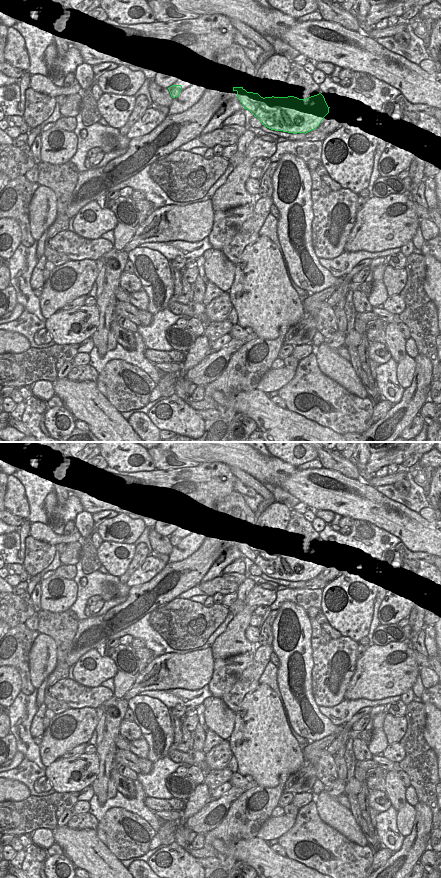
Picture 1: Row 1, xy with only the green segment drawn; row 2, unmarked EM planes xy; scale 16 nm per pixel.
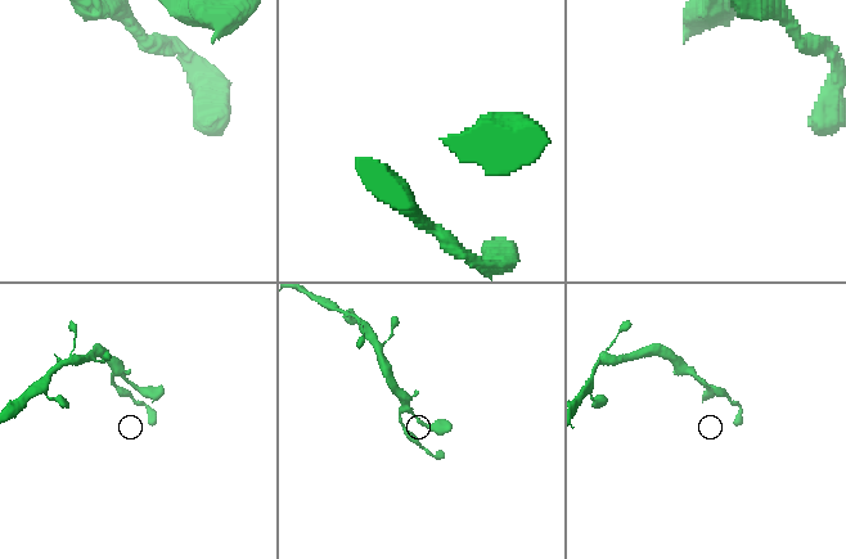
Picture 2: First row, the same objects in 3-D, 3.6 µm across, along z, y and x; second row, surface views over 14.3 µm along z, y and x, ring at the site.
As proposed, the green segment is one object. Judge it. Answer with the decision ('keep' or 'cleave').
keep

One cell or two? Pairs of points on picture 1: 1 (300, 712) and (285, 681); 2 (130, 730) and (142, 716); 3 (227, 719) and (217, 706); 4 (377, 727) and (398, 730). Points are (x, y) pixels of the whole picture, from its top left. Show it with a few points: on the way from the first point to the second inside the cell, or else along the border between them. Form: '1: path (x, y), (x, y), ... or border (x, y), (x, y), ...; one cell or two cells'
1: path (299, 704), (289, 689); one cell
2: border (133, 721), (139, 727), (143, 736); two cells
3: path (224, 716), (217, 709); one cell
4: border (385, 713), (383, 732), (389, 744); two cells

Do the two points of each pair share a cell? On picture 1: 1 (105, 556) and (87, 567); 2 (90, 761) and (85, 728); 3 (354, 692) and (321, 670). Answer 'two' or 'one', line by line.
1: two
2: two
3: two

